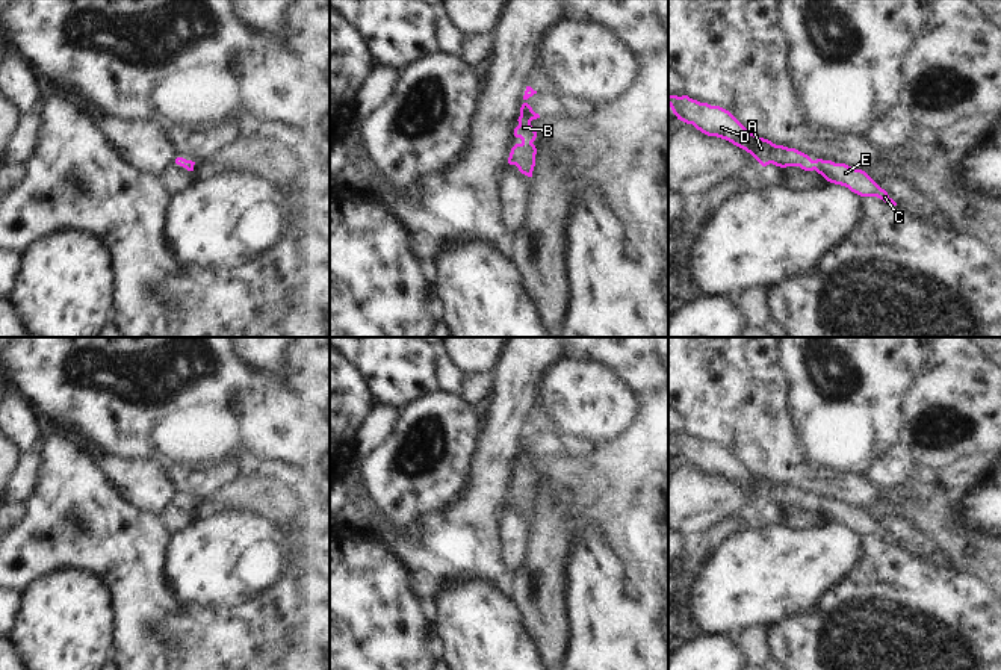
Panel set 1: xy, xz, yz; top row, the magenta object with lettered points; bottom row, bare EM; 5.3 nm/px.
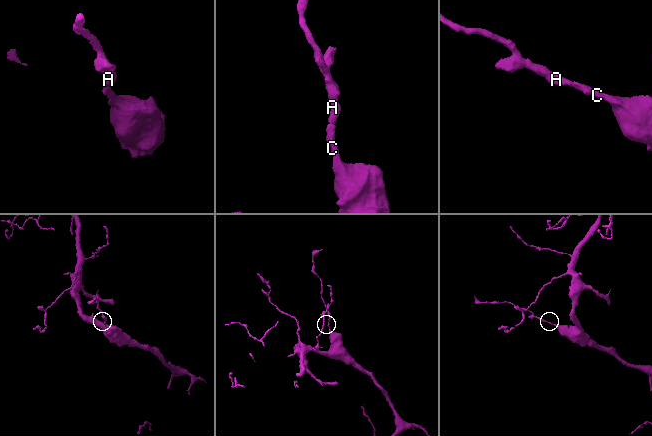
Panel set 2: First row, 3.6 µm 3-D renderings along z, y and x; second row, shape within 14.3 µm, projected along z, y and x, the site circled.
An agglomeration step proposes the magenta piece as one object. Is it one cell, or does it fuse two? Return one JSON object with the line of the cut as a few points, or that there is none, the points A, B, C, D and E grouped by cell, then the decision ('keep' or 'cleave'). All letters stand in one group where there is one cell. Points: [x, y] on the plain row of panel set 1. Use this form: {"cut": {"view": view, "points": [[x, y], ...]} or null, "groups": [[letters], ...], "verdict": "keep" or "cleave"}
{"cut": null, "groups": [["A", "B", "C", "D", "E"]], "verdict": "keep"}

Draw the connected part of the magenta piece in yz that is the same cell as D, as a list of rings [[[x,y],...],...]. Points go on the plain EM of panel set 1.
[[[670,434],[668,445],[677,458],[693,463],[708,475],[717,475],[750,492],[762,505],[770,502],[786,507],[800,505],[804,510],[817,510],[827,520],[848,526],[860,535],[877,535],[885,541],[897,541],[865,510],[832,499],[812,499],[807,493],[776,484],[768,478],[748,470],[729,449],[690,437],[688,434]]]

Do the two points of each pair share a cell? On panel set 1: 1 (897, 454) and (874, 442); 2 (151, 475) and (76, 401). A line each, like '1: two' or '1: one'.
1: two
2: two

